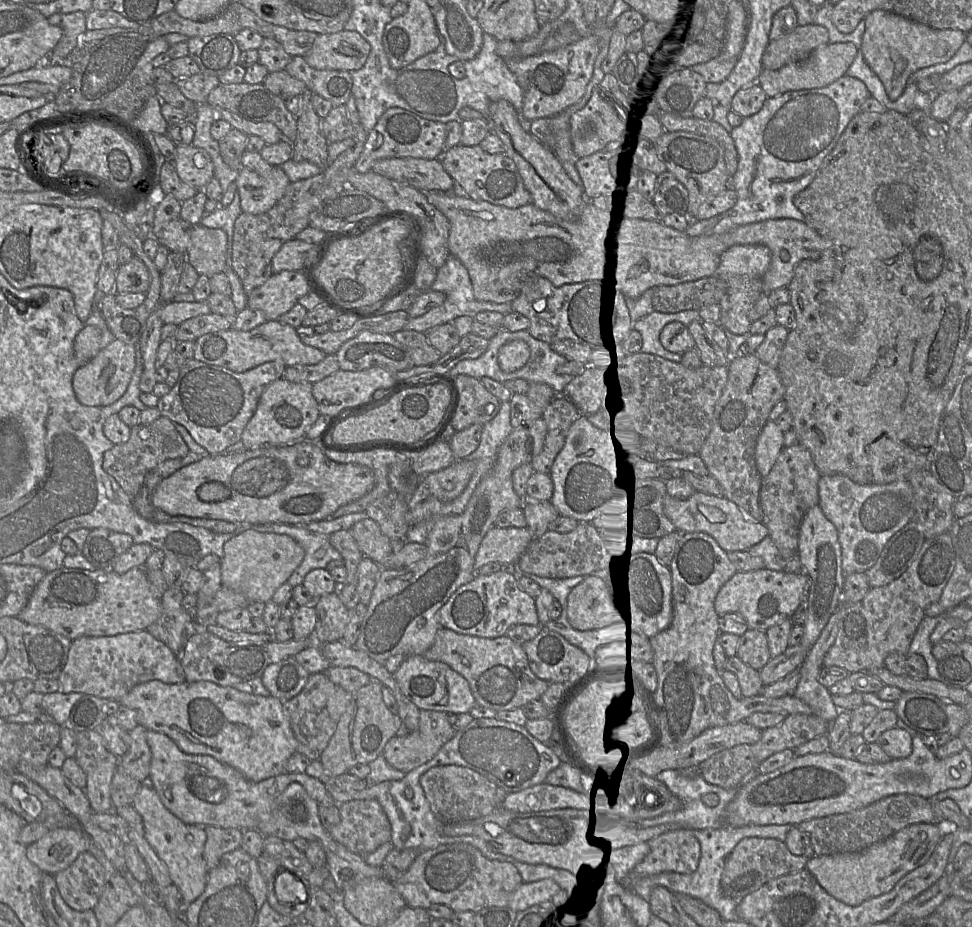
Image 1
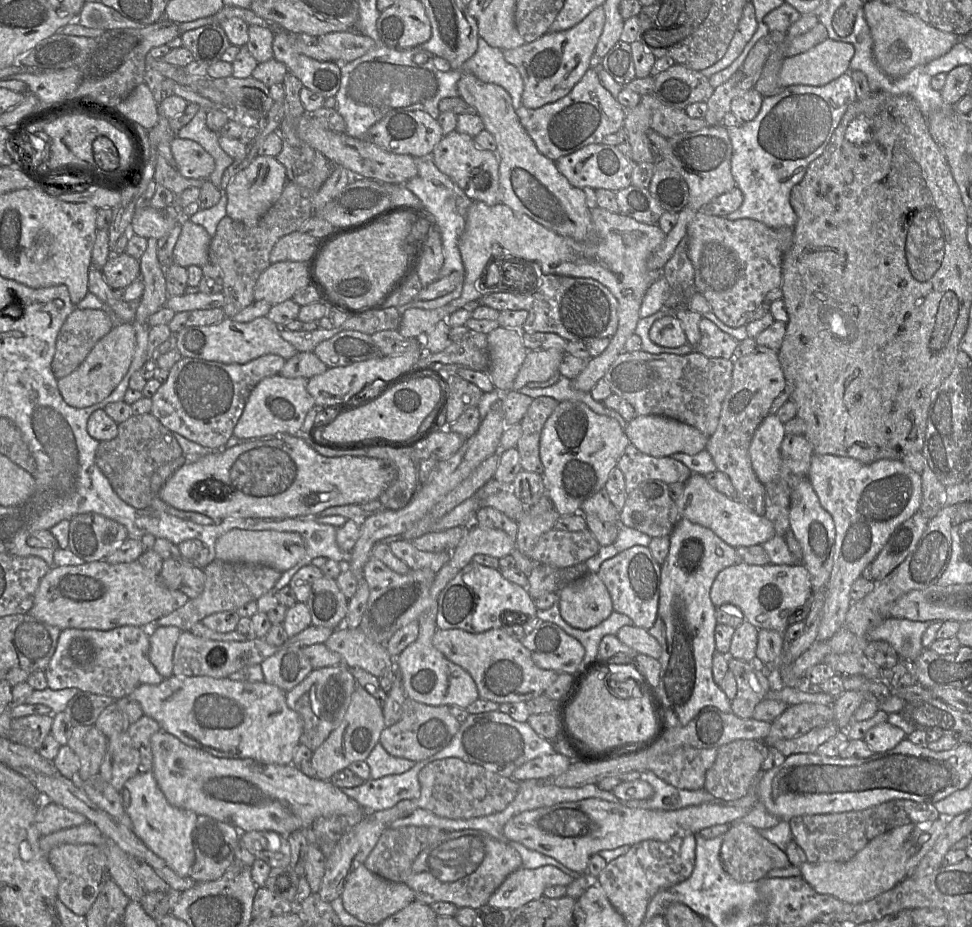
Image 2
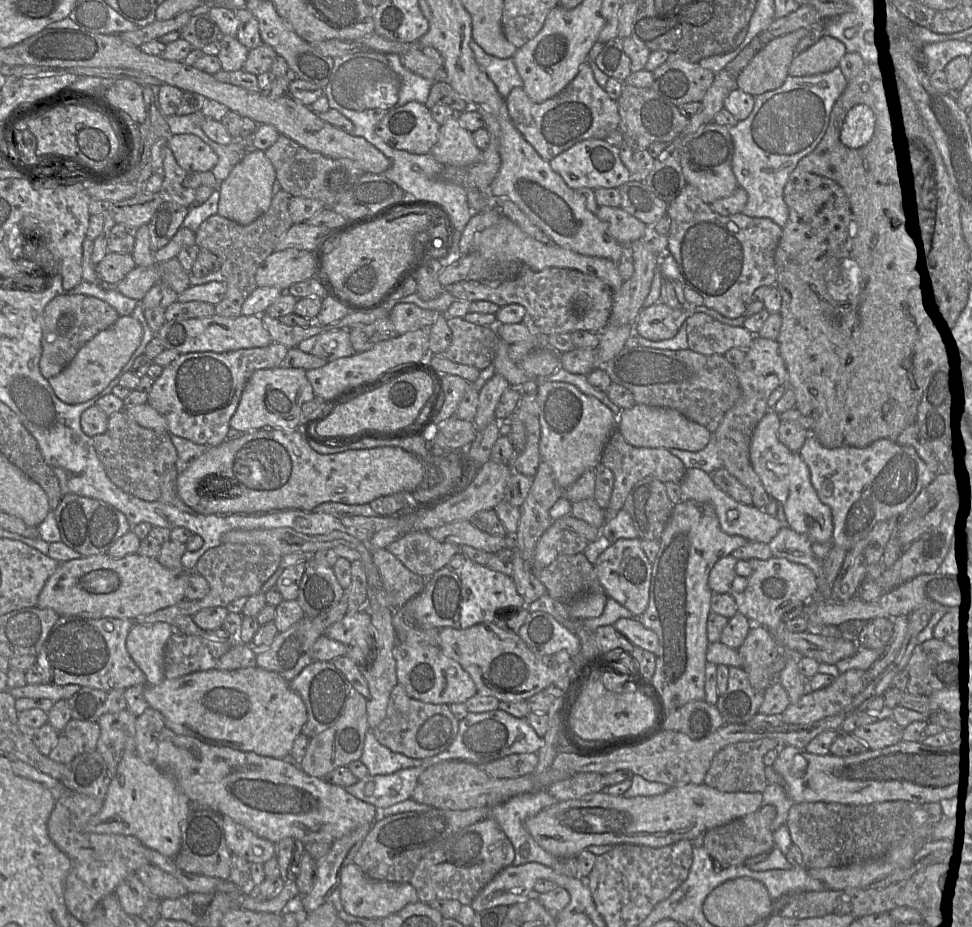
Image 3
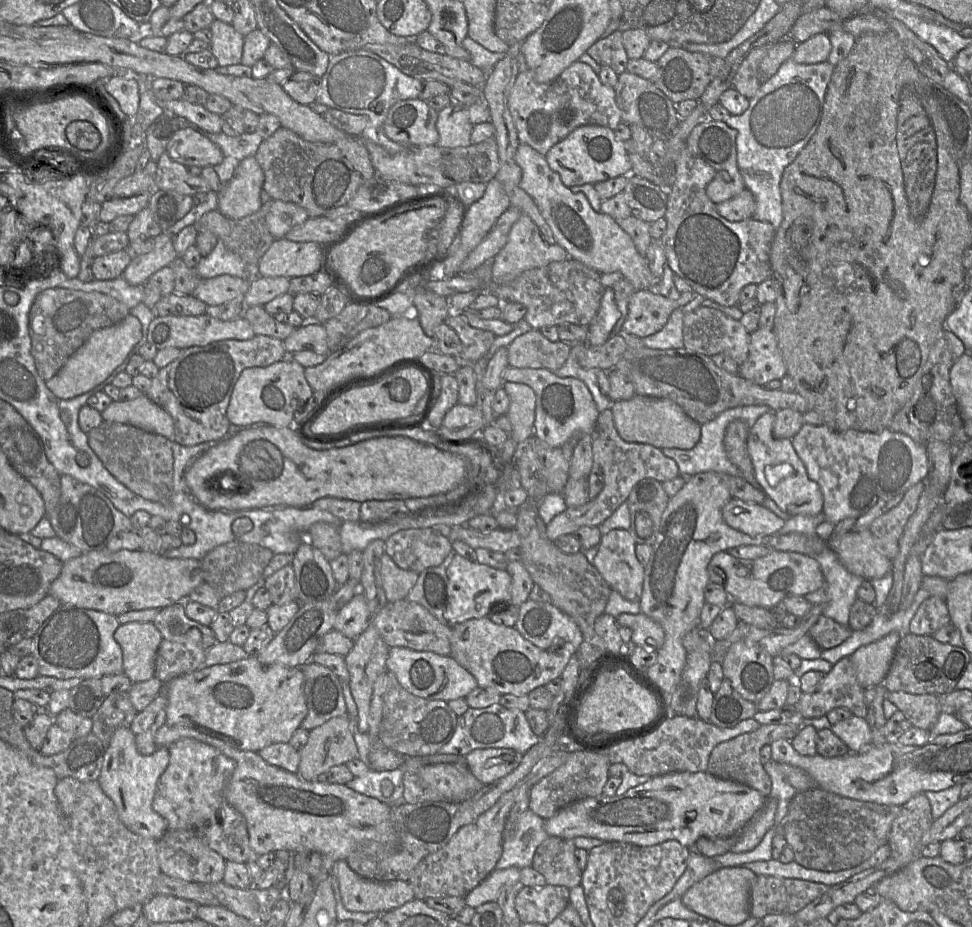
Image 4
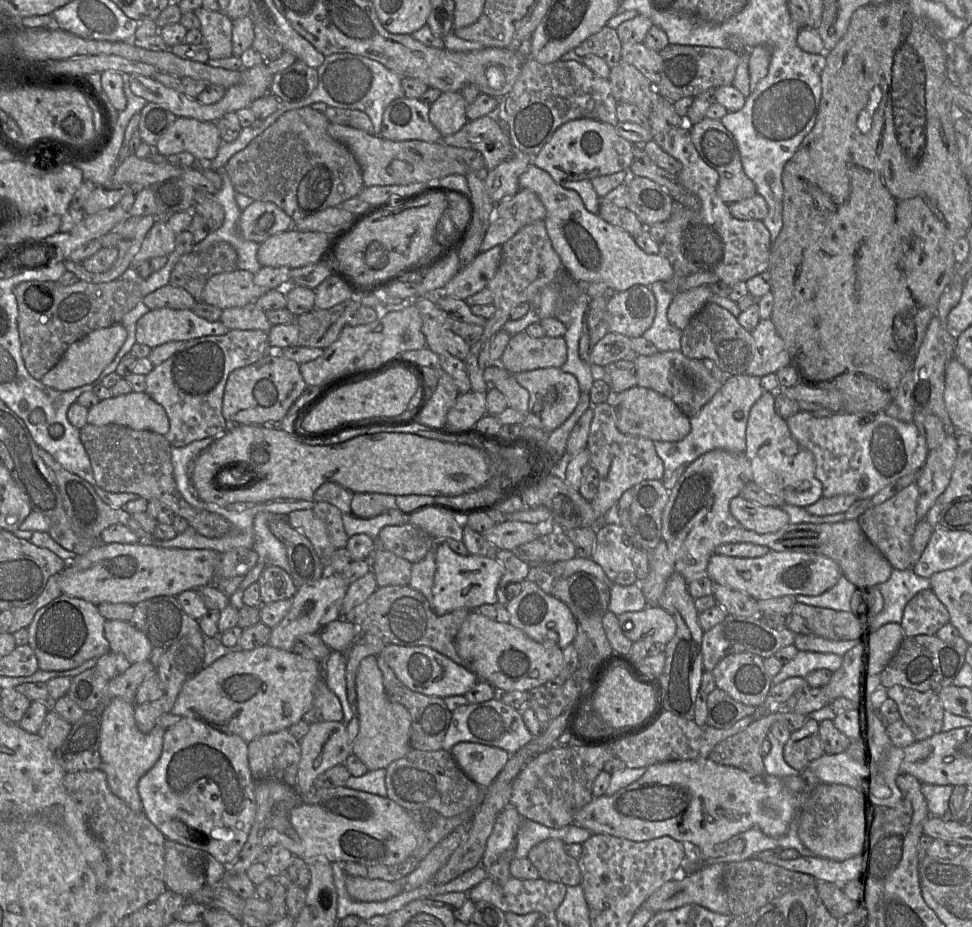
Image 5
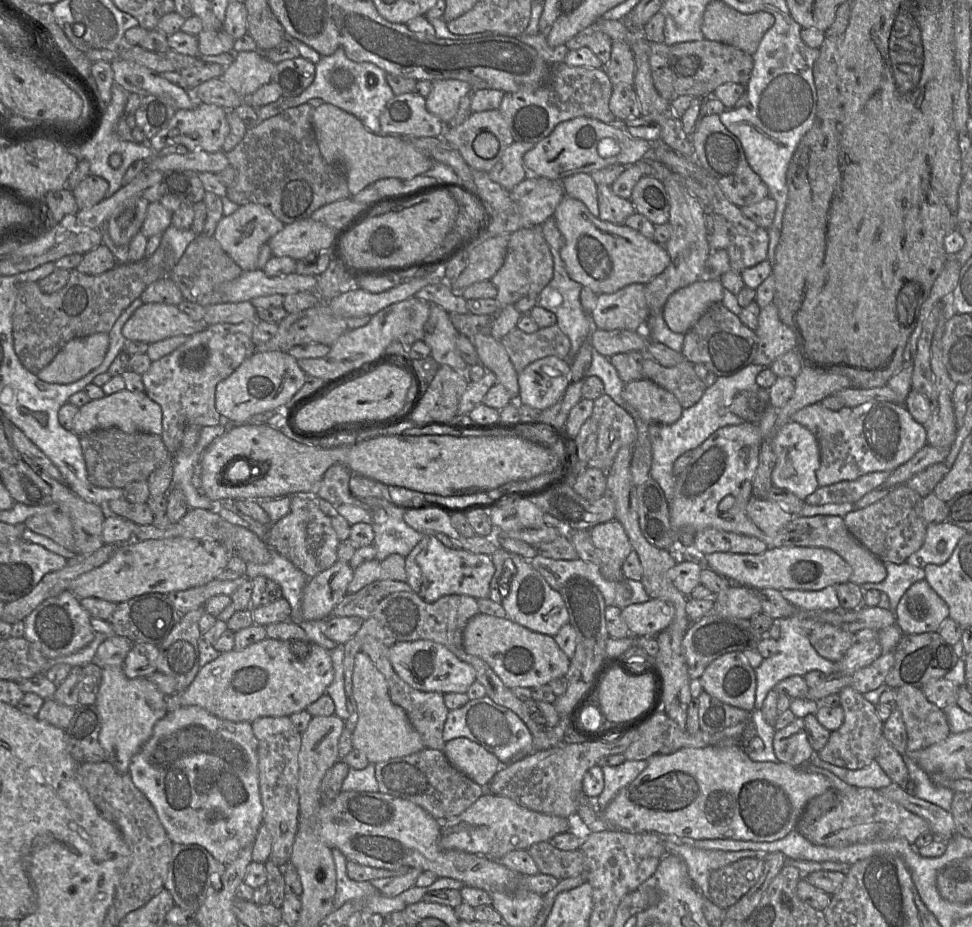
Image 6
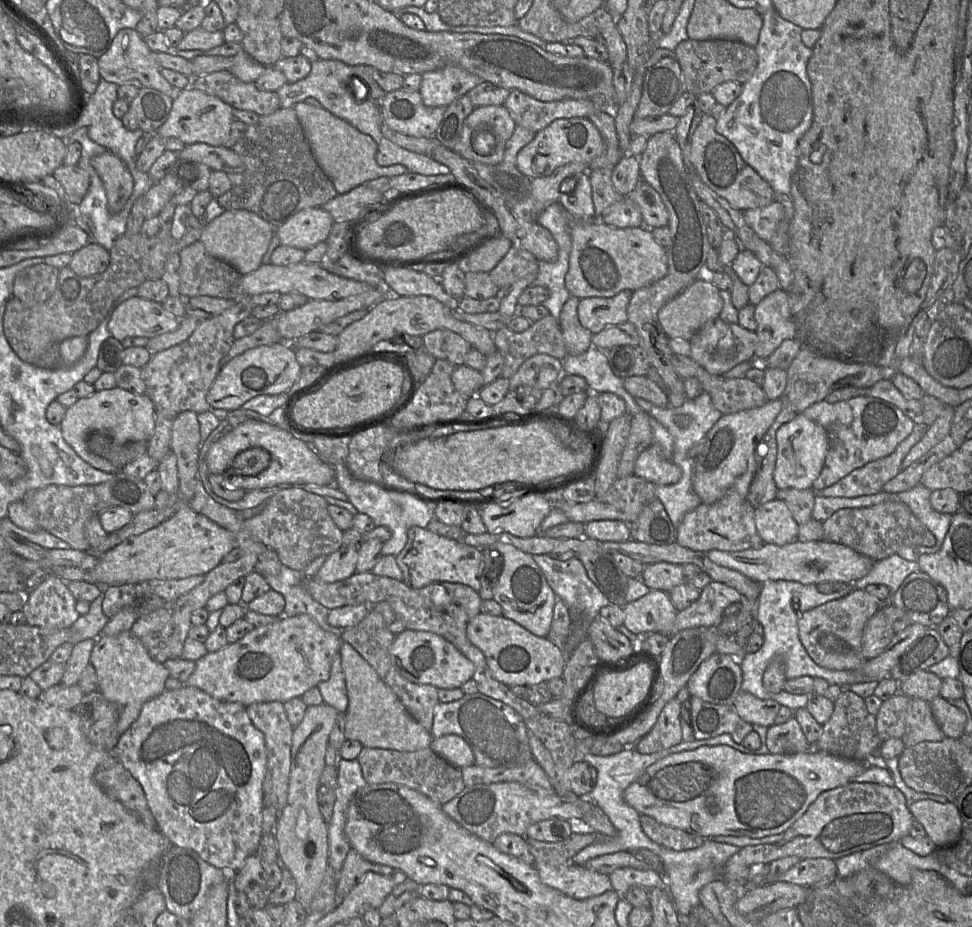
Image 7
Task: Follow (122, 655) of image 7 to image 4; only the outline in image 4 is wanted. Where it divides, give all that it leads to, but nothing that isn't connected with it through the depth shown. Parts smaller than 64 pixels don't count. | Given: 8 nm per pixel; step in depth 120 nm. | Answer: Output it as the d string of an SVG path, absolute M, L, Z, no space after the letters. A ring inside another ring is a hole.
M129 727L118 728L106 748L99 783L114 802L122 823L132 832L144 837L161 839L168 831L167 821L152 807L161 775L167 769L170 753L167 747L157 747L150 755L141 754L135 735Z

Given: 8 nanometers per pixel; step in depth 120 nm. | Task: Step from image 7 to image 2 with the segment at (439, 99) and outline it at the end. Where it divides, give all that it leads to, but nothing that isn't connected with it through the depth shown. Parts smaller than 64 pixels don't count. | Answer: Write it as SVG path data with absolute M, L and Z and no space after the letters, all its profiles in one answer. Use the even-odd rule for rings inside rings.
M454 130L444 135L434 148L431 158L436 167L457 184L473 202L484 202L487 205L502 203L497 154L479 148L467 134Z

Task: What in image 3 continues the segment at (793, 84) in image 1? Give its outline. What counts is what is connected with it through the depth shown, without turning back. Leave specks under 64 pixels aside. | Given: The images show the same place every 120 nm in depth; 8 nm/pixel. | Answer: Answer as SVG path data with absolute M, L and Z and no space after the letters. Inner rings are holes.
M823 35L805 51L795 54L788 68L788 76L811 76L831 71L838 67L846 52L840 41Z

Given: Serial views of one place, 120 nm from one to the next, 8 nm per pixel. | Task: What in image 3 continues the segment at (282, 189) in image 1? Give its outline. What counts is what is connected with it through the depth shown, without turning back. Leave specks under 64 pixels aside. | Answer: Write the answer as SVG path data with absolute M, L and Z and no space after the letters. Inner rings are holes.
M249 150L219 185L220 199L217 214L240 225L249 225L269 209L276 189L281 188L277 183L271 161L264 151Z

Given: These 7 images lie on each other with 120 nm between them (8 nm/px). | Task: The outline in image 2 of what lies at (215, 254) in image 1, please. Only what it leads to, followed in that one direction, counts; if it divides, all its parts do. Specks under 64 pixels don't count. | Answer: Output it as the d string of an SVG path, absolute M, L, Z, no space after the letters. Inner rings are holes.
M183 218L181 234L173 252L174 264L188 268L191 265L203 267L209 263L211 238L203 226Z

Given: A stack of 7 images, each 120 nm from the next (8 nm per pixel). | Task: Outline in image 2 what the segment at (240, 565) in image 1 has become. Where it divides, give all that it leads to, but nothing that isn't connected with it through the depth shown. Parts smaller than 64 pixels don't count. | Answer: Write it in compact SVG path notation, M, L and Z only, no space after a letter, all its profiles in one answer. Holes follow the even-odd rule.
M233 529L216 540L216 559L231 563L265 565L283 573L294 567L306 554L300 534L275 530L251 531Z

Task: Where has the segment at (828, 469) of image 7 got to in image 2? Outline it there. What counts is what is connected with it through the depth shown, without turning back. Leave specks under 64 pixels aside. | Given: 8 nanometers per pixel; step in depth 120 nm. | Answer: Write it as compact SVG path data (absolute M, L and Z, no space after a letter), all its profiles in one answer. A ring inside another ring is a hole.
M815 453L811 457L808 479L821 506L832 516L836 532L833 568L826 588L823 616L817 634L817 641L821 642L830 639L842 626L852 603L850 589L854 581L867 574L869 565L882 550L893 531L920 511L922 485L921 476L902 460L881 459L871 464L864 464L851 457Z

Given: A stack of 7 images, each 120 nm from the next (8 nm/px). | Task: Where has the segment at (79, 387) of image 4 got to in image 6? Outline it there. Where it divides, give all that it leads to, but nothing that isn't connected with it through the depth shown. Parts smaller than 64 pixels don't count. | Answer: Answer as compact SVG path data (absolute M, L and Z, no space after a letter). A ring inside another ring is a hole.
M106 332L71 339L37 376L47 383L76 382L102 364L109 344L109 333Z

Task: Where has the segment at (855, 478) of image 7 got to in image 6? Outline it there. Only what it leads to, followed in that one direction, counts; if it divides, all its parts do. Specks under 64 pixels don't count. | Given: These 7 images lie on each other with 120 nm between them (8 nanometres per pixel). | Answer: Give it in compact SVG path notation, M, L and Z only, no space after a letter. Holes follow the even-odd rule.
M889 471L865 474L855 480L818 487L805 499L809 505L855 503L867 493L882 485L890 476Z

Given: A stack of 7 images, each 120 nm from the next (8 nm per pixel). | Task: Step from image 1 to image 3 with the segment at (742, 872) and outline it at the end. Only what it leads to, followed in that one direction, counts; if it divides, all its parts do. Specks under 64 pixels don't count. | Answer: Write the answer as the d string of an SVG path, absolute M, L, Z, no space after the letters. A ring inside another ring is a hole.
M762 805L755 812L704 833L703 847L713 861L717 861L721 867L742 866L747 859L767 853L775 847L771 832L771 824L775 815L774 806Z

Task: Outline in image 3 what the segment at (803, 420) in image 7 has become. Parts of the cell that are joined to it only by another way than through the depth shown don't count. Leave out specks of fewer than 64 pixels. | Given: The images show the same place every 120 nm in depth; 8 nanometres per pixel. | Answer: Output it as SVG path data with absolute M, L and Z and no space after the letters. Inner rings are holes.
M769 410L757 424L751 438L749 456L767 494L781 504L787 523L794 531L806 535L812 542L830 543L833 535L833 517L823 504L810 481L808 466L798 452L792 452L777 438L781 420Z

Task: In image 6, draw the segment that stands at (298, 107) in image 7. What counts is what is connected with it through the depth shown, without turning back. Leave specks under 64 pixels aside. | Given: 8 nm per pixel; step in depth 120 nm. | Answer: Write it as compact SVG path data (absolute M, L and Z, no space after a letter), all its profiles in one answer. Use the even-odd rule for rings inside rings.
M329 103L313 109L312 124L324 160L345 170L350 195L357 194L380 179L408 180L424 175L435 163L400 136L375 134L354 115Z

